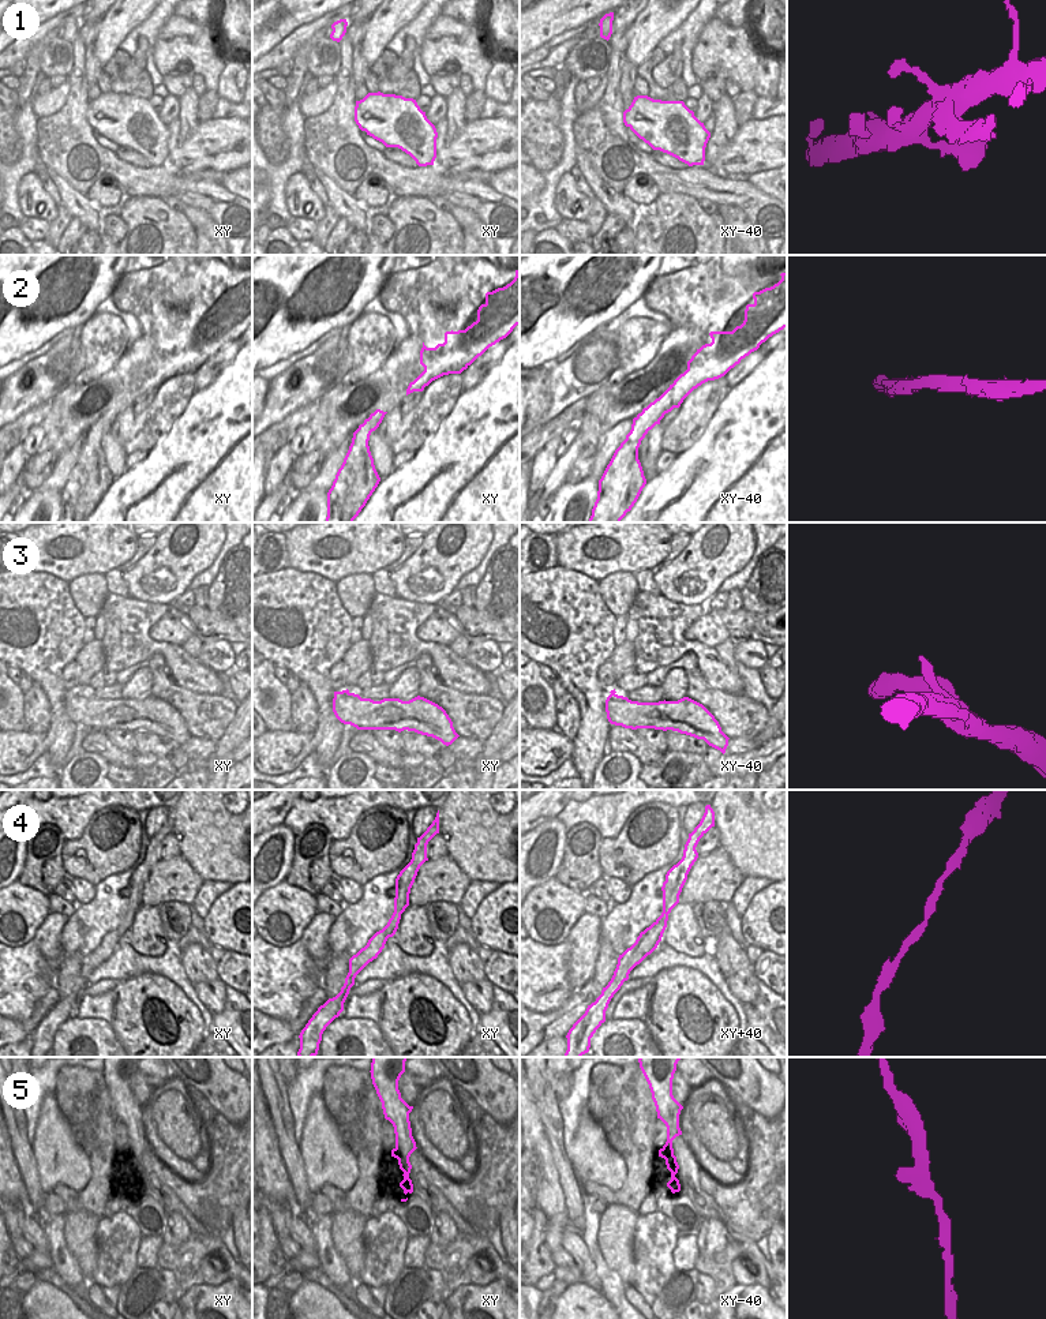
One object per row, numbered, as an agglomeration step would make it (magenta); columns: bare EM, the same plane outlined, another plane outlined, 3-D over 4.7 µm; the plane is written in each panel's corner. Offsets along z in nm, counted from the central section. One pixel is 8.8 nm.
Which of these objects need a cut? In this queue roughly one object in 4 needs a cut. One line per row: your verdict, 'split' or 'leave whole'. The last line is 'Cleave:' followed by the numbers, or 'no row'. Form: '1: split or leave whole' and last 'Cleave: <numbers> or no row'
1: leave whole
2: leave whole
3: leave whole
4: leave whole
5: leave whole
Cleave: no row

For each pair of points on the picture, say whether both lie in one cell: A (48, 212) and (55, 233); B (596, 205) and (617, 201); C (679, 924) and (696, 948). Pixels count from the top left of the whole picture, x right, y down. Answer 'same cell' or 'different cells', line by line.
A: different cells
B: different cells
C: same cell

